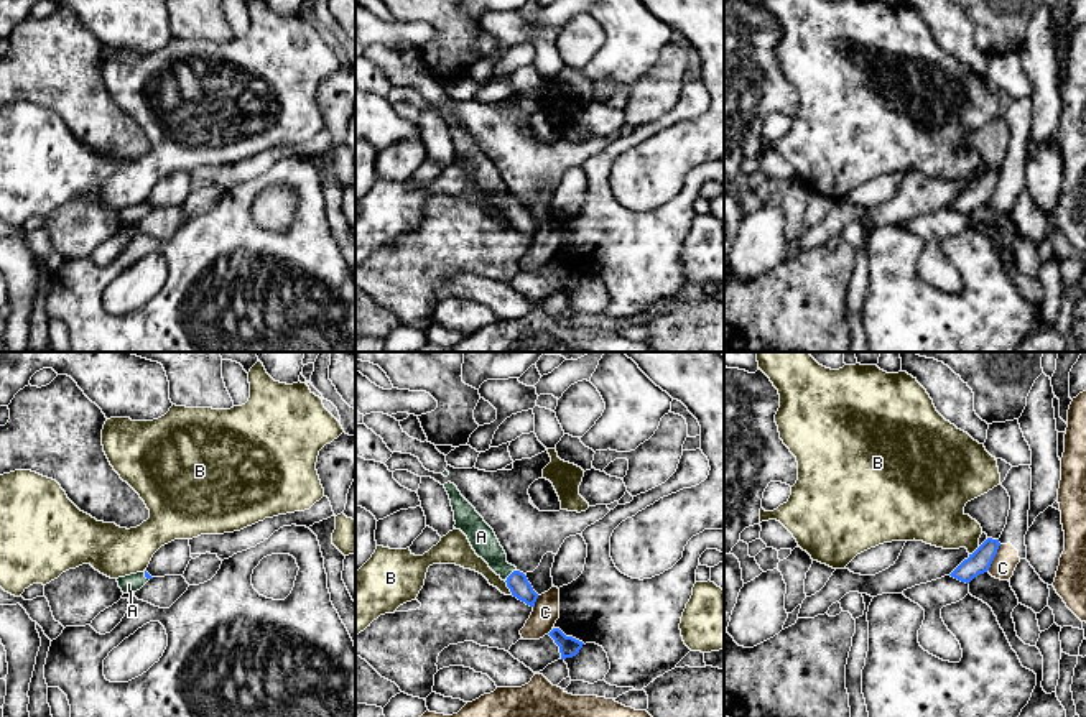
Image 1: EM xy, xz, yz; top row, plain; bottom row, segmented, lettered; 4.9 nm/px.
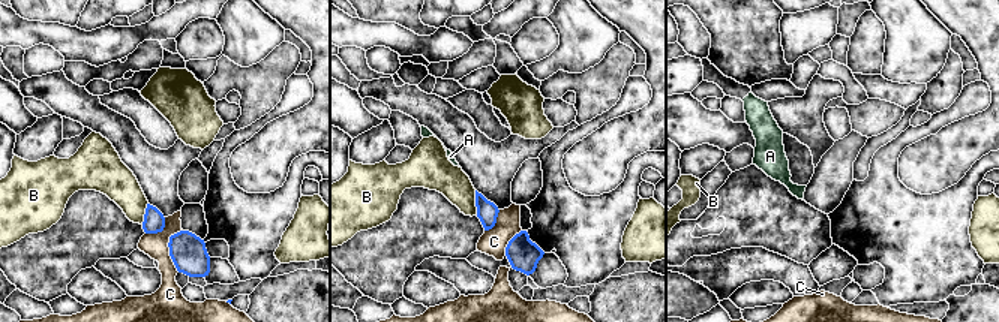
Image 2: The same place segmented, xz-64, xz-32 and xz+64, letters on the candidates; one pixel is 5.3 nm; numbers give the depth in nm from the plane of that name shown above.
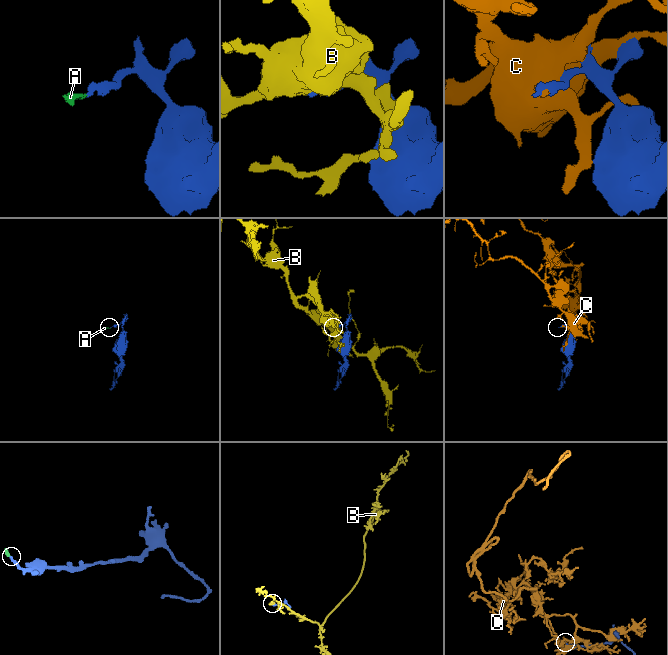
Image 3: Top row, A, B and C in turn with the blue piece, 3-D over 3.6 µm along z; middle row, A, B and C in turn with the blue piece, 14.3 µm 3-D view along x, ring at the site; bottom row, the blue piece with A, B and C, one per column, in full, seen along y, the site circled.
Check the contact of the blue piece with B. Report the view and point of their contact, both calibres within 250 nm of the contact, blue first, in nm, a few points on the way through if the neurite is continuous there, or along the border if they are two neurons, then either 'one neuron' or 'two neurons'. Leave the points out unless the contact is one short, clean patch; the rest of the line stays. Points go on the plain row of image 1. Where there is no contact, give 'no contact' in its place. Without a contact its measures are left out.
meets blue in xz at (507, 217); 100 nm thick on the blue side, 100 nm on the other; border along xz (504, 212), (512, 226); two neurons

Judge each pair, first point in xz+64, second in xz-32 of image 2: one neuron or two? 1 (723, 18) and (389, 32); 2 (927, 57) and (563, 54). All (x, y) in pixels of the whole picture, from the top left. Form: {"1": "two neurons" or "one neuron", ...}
{"1": "two neurons", "2": "one neuron"}

